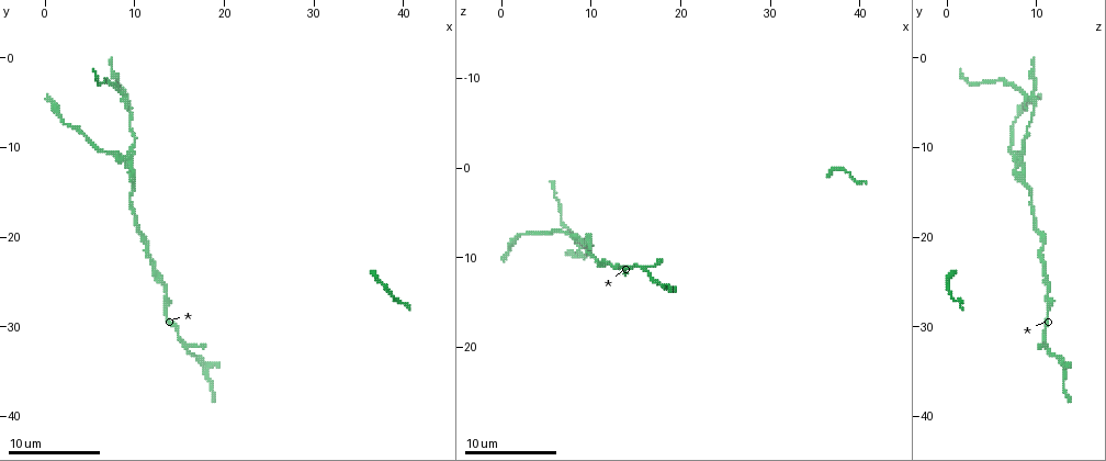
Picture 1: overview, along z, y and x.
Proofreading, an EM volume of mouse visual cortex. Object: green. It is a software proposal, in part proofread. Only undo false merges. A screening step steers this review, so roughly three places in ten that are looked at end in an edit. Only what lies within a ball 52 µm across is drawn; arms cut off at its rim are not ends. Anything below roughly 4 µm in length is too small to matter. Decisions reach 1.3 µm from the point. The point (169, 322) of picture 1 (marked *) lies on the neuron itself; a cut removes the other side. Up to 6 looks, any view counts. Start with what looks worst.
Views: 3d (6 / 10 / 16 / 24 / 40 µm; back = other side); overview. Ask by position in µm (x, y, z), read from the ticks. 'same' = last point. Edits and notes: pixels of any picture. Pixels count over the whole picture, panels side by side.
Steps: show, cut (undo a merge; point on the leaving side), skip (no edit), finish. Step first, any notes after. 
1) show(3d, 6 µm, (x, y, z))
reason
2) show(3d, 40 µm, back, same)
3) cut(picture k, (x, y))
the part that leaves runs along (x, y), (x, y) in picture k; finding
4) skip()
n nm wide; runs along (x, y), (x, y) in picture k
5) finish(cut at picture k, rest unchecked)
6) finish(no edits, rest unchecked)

show(3d, 16 µm, (8.6, 4.4, 9.6))
four or more arms meet

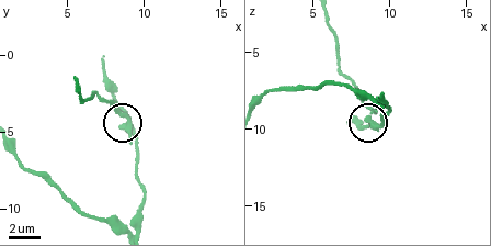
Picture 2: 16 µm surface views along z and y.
cut(picture 2, (117, 113))
4 arms; the part that leaves runs along (369, 120), (369, 109), (339, 69), (338, 42), (327, 19) in picture 2; a second neuron is stuck on

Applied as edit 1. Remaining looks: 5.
show(3d, 10 µm, (9.0, 11.0, 7.8))
small branch off a trunk

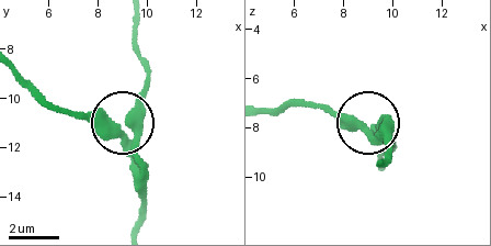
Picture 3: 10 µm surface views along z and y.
show(3d, 6 µm, same)

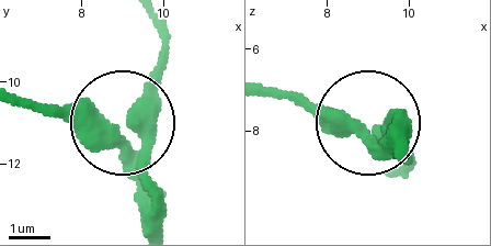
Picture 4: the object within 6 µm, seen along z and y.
skip()
420 nm wide; continuous, no second neuron

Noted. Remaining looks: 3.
show(3d, 10 µm, (15.8, 32.2, 11.0))
side arm on a straight run

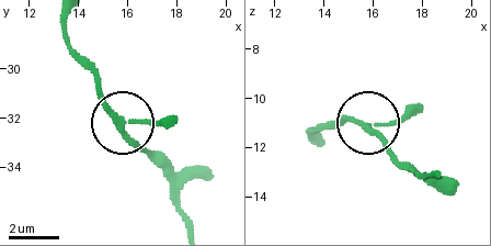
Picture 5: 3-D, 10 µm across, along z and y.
skip()
3 arms; runs along (76, 57), (153, 159) in picture 5; one neuron here

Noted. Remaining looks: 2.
finish(cut at picture 2, rest unchecked)

